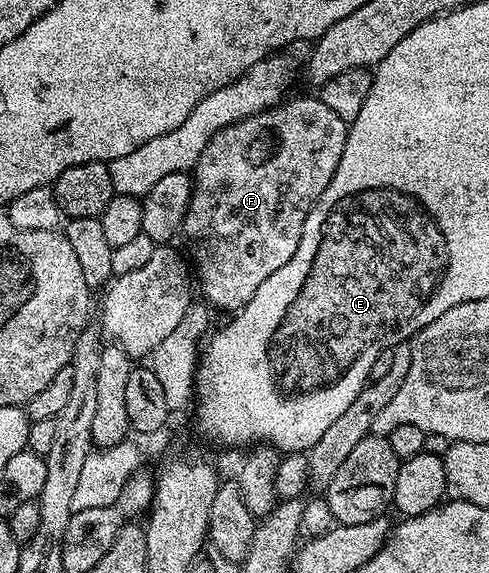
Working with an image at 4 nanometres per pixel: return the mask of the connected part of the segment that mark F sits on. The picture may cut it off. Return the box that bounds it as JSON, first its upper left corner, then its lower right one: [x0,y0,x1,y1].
[183,97,349,313]

